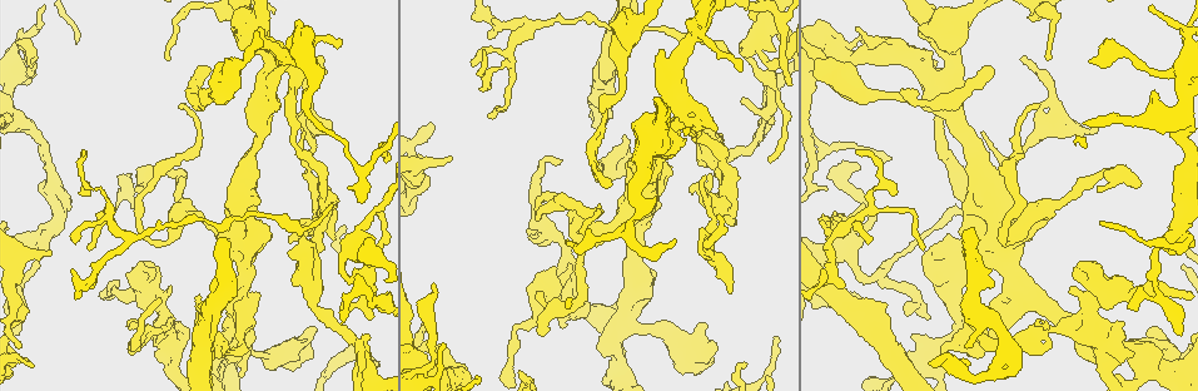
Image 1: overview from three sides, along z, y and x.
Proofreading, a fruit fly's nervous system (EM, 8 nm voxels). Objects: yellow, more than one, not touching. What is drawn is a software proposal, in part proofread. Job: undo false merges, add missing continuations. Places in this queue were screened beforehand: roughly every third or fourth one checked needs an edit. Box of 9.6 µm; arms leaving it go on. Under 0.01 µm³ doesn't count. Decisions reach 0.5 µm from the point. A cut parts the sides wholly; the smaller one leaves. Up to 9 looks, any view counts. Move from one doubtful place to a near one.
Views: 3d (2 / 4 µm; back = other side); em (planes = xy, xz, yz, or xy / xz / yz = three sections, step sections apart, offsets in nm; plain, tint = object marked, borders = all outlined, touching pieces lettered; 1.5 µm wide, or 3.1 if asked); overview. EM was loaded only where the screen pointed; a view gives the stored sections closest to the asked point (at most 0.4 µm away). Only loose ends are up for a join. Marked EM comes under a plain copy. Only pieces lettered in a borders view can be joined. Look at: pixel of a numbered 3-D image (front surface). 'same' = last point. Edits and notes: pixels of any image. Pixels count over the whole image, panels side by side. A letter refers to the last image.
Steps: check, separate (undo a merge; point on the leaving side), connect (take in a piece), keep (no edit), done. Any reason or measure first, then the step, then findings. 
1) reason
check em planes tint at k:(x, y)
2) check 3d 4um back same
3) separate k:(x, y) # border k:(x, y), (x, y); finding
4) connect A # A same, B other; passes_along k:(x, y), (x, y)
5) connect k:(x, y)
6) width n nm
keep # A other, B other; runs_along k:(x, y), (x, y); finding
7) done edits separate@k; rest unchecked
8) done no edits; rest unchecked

abrupt turn
check em planes borders at 1:(360, 225)

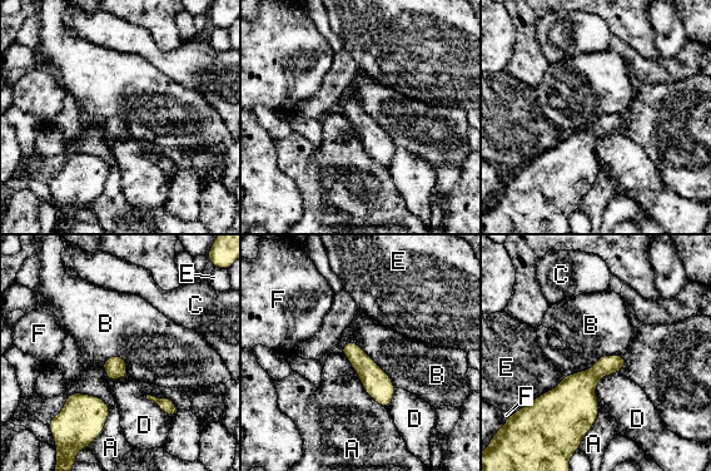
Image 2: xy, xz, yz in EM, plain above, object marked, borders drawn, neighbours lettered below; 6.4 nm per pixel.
keep # A other, B other, C other, D other, E other, F other; border 2:(341, 347), (354, 341), (394, 387); continuous, no second neuron

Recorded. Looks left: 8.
end of a long branch
check 3d 4um at 1:(207, 68)

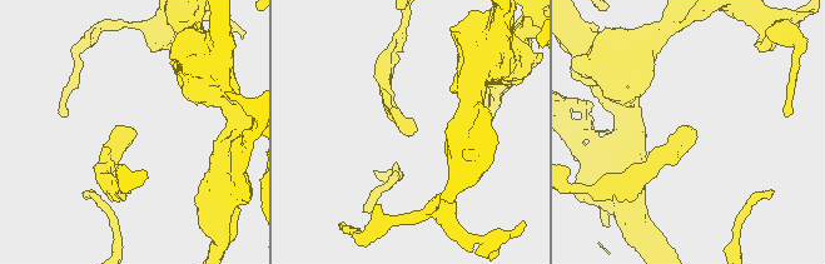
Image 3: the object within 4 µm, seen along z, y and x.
check em planes borders at 3:(131, 130)

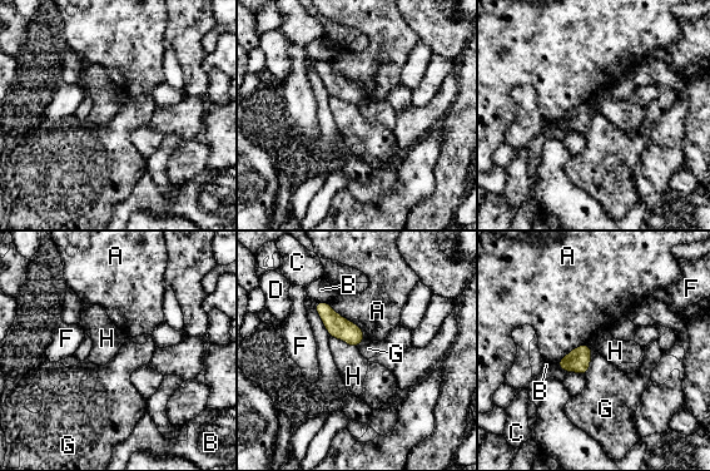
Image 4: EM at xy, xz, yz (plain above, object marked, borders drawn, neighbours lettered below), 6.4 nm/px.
width 150 nm
keep # A other, B other, C other, D other, F other, G other, H other; border 4:(328, 302), (354, 322), (366, 338); none of them fits

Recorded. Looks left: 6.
tapers out
check em planes tint at 1:(483, 50)

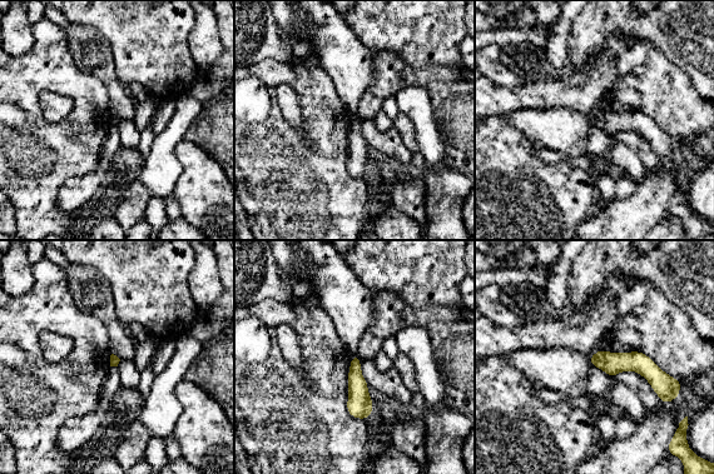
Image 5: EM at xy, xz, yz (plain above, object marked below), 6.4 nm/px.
see the neighbours
check em planes borders same

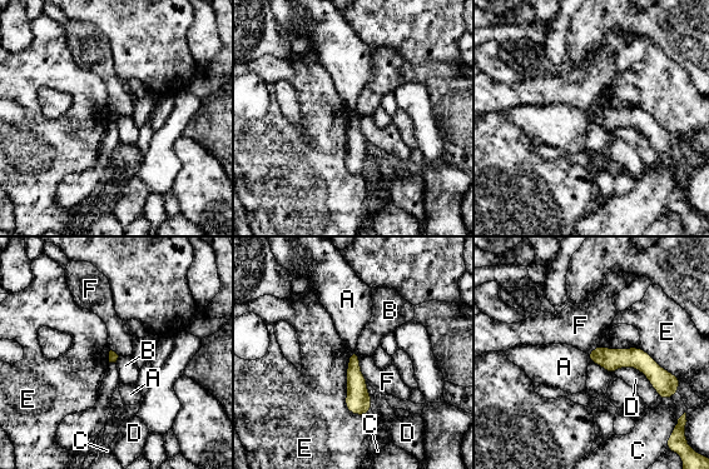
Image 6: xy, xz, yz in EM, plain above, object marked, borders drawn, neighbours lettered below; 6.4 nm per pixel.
keep # A other, B other, C other, D other, E other, F other; runs_along 6:(591, 355), (638, 358), (664, 380); none of them fits

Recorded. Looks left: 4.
check 3d 4um at 1:(160, 298)

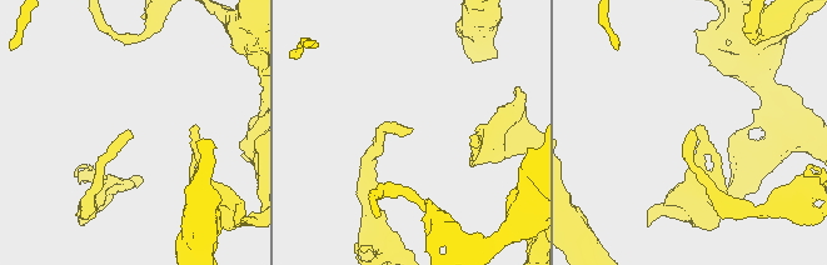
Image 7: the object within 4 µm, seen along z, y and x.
check em planes borders at 7:(128, 133)

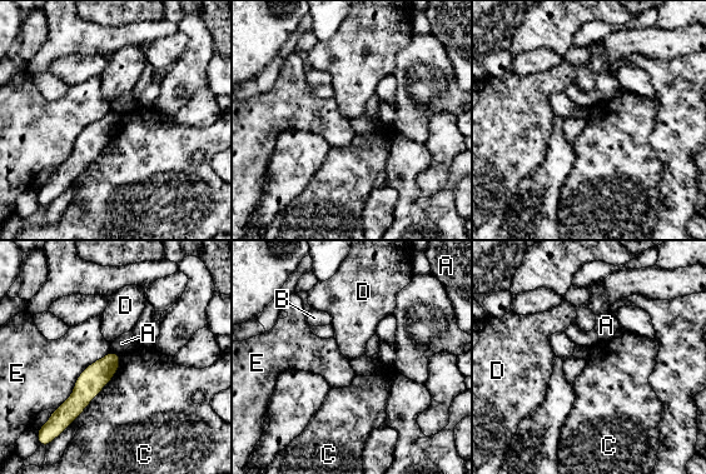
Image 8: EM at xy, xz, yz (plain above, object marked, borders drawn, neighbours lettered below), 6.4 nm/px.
width 170 nm
keep # A other, B other, C other, D other, E other; none of them fits

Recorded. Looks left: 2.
done no edits; rest unchecked

